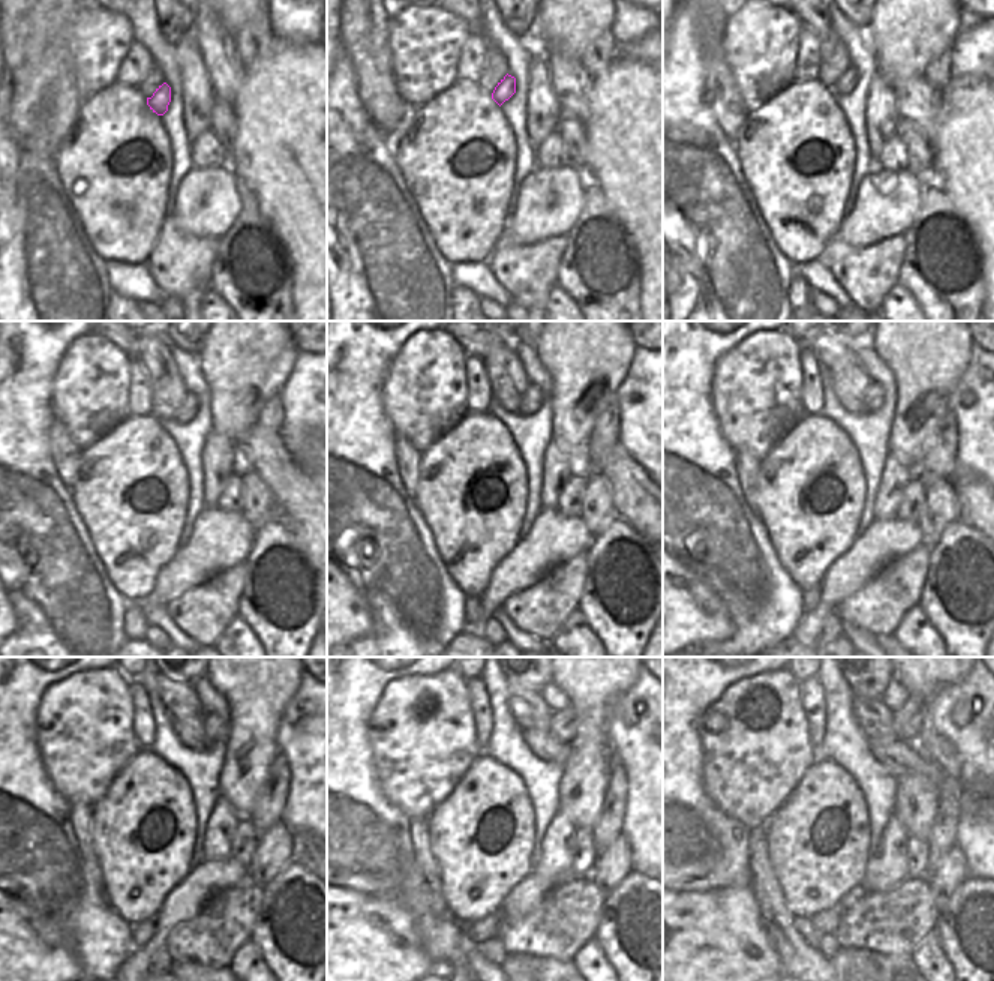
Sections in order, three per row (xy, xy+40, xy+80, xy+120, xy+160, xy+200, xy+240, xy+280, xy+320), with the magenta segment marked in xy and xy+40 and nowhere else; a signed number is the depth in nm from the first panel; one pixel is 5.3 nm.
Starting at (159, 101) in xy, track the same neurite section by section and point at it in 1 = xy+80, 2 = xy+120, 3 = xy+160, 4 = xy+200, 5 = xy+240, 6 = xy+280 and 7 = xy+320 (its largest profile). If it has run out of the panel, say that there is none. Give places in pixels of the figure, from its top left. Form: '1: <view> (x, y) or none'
1: xy+80 (846, 83)
2: xy+120 (188, 408)
3: xy+160 (531, 401)
4: xy+200 (873, 395)
5: xy+240 (215, 728)
6: xy+280 (564, 725)
7: xy+320 (907, 722)

